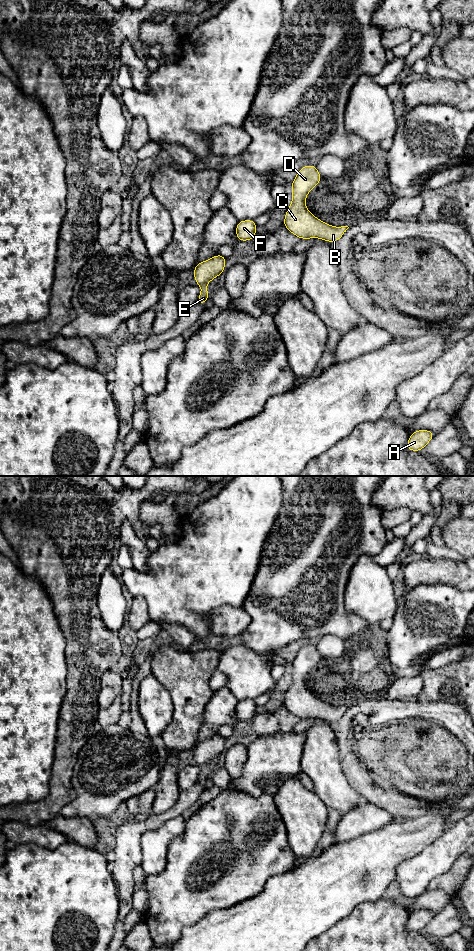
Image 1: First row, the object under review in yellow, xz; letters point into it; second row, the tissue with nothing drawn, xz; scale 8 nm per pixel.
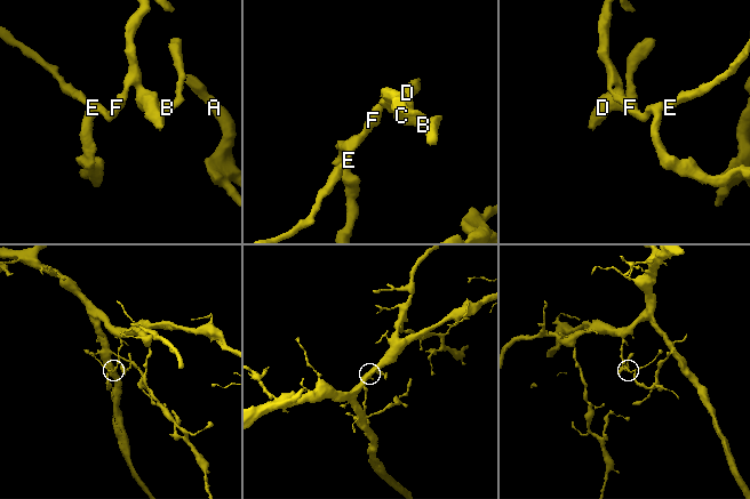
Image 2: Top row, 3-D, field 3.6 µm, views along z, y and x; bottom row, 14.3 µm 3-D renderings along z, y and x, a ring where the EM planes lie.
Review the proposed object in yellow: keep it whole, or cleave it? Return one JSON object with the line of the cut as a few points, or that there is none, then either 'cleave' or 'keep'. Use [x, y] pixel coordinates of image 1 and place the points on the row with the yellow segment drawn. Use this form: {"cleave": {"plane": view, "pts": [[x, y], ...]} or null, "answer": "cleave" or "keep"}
{"cleave": {"plane": "xz", "pts": [[202, 287], [205, 288]]}, "answer": "cleave"}

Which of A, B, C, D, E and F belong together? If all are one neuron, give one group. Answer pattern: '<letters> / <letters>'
A B C D F / E

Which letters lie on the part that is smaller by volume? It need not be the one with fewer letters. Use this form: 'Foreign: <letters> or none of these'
Foreign: E

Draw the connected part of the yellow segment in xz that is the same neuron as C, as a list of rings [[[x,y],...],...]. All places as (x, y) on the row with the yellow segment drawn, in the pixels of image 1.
[[[307,165],[299,170],[291,183],[292,203],[286,211],[283,226],[300,239],[320,238],[330,243],[338,241],[349,227],[326,224],[306,208],[307,194],[321,179],[316,165]]]

